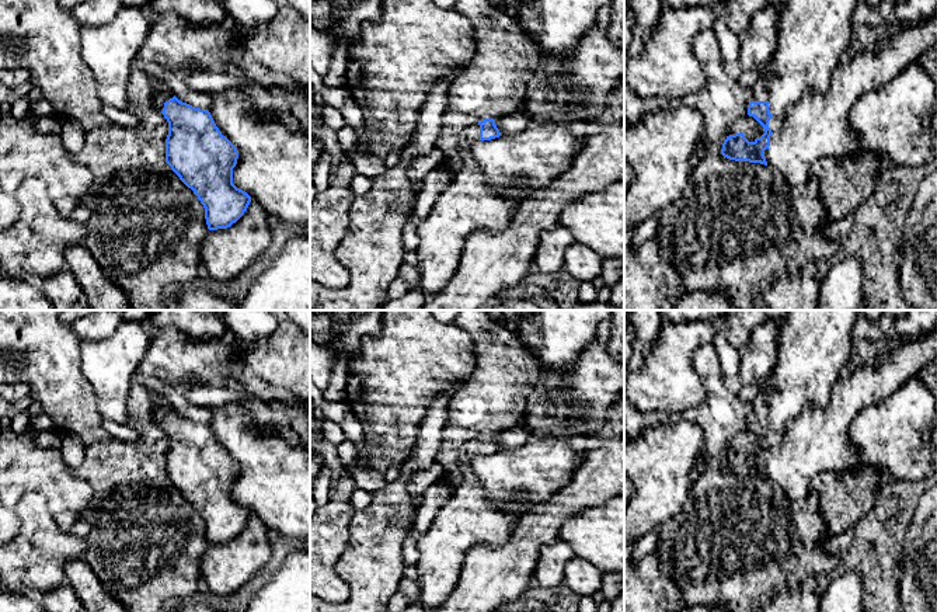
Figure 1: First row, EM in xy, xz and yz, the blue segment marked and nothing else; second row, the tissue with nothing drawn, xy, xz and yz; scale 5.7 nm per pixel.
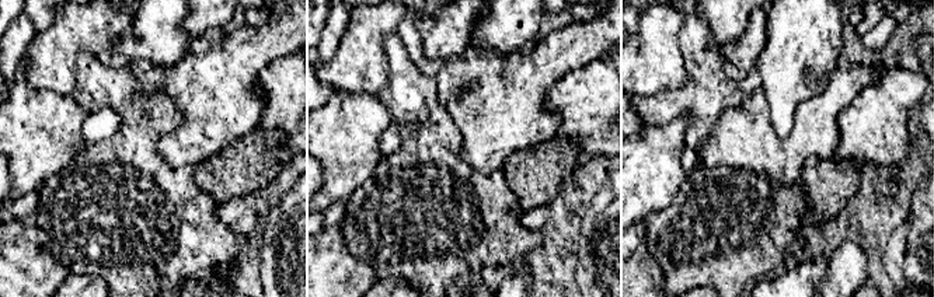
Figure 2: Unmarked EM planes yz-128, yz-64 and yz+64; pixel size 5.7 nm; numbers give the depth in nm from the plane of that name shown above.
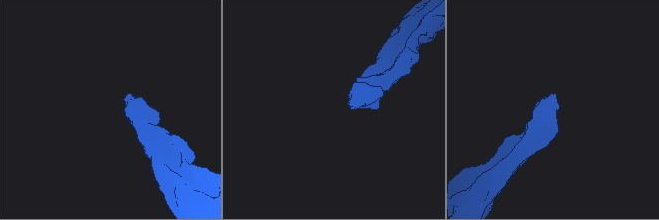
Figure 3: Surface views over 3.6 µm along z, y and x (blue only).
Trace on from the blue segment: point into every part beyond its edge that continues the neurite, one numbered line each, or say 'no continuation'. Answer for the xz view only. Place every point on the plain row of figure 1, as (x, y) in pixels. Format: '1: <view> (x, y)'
1: xz (469, 517)

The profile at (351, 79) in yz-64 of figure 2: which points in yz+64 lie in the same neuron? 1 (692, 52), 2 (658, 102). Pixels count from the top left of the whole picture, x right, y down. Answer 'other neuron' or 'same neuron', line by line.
1: other neuron
2: other neuron

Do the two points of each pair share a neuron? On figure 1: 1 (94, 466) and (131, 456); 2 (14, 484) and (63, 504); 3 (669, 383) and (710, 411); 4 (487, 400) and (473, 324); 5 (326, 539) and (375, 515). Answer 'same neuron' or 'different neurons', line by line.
1: same neuron
2: same neuron
3: different neurons
4: same neuron
5: different neurons

